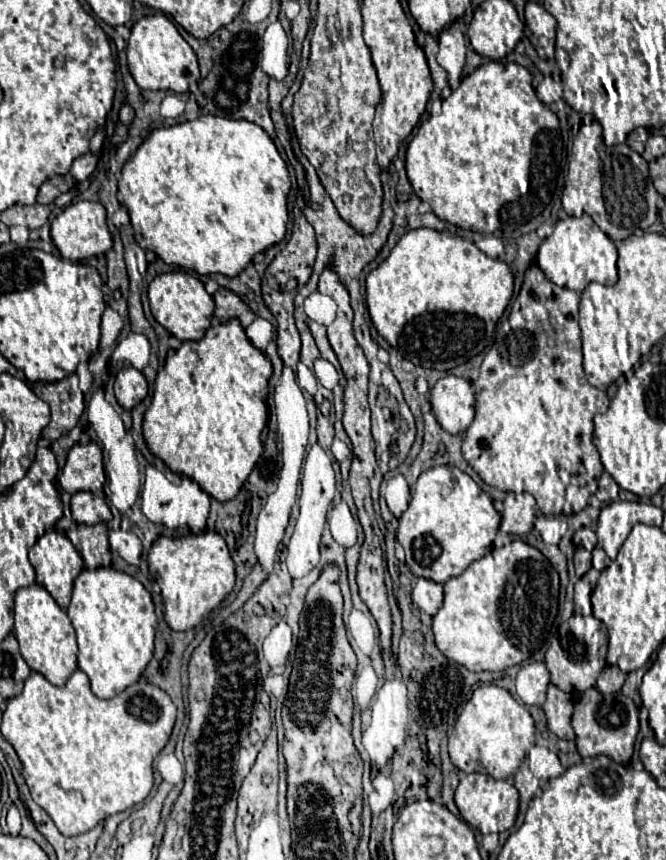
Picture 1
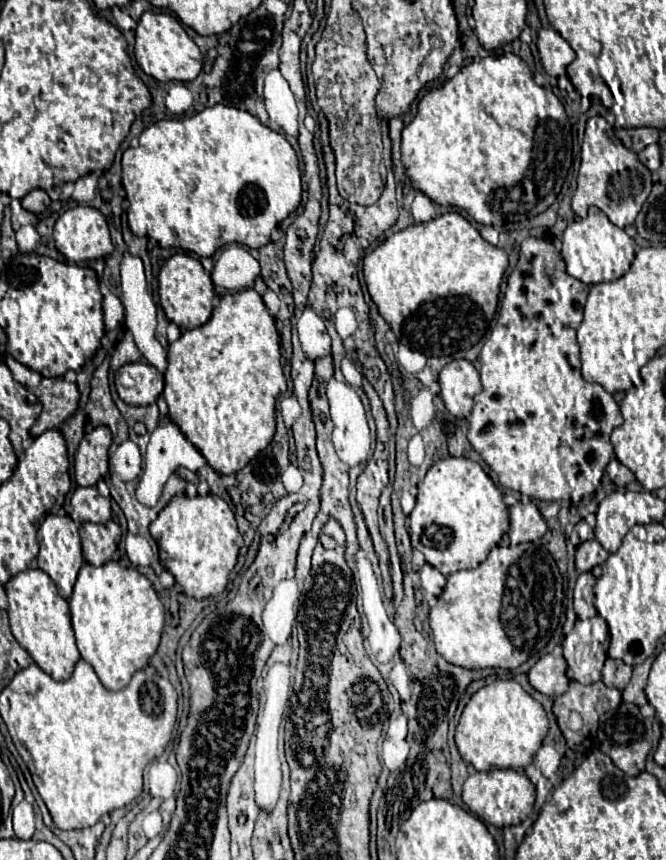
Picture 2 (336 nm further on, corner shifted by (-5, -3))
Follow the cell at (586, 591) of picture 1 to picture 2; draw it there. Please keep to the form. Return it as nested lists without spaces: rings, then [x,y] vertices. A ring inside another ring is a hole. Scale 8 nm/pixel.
[[[585,572],[577,578],[575,584],[575,612],[579,618],[593,618],[597,616],[593,606],[593,586],[597,578],[591,572]]]

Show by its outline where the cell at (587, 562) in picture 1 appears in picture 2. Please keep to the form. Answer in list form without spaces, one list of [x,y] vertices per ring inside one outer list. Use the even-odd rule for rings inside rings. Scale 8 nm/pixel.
[[[587,540],[583,544],[577,546],[577,554],[575,554],[575,566],[577,572],[589,572],[593,566],[603,564],[607,560],[609,552],[597,542],[597,540]]]

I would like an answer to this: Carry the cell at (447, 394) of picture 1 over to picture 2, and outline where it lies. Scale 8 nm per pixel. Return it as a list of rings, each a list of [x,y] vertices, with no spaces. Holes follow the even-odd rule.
[[[467,360],[447,364],[439,374],[439,386],[439,396],[445,408],[457,418],[467,418],[473,408],[473,396],[481,390],[481,380],[475,366]]]

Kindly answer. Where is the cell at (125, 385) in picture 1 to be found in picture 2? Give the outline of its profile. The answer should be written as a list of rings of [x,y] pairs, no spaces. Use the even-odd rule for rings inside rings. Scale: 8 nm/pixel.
[[[147,362],[125,364],[125,366],[117,372],[117,376],[115,376],[115,386],[117,386],[117,394],[119,394],[119,398],[121,398],[123,402],[127,402],[127,404],[131,404],[131,406],[149,406],[149,404],[153,404],[153,402],[157,400],[157,396],[163,392],[163,374],[161,374],[157,368],[149,366]],[[123,372],[127,372],[127,374],[133,376],[133,380],[135,380],[135,386],[133,386],[133,388],[123,388],[123,386],[121,386],[119,374],[123,374]]]

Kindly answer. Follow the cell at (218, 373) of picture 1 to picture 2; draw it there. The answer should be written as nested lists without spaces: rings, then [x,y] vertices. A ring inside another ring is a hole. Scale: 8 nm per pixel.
[[[253,288],[225,294],[207,324],[183,332],[181,338],[169,346],[163,390],[169,408],[167,414],[217,474],[229,476],[239,472],[269,446],[275,436],[275,400],[285,390],[287,380],[281,368],[275,320]]]

